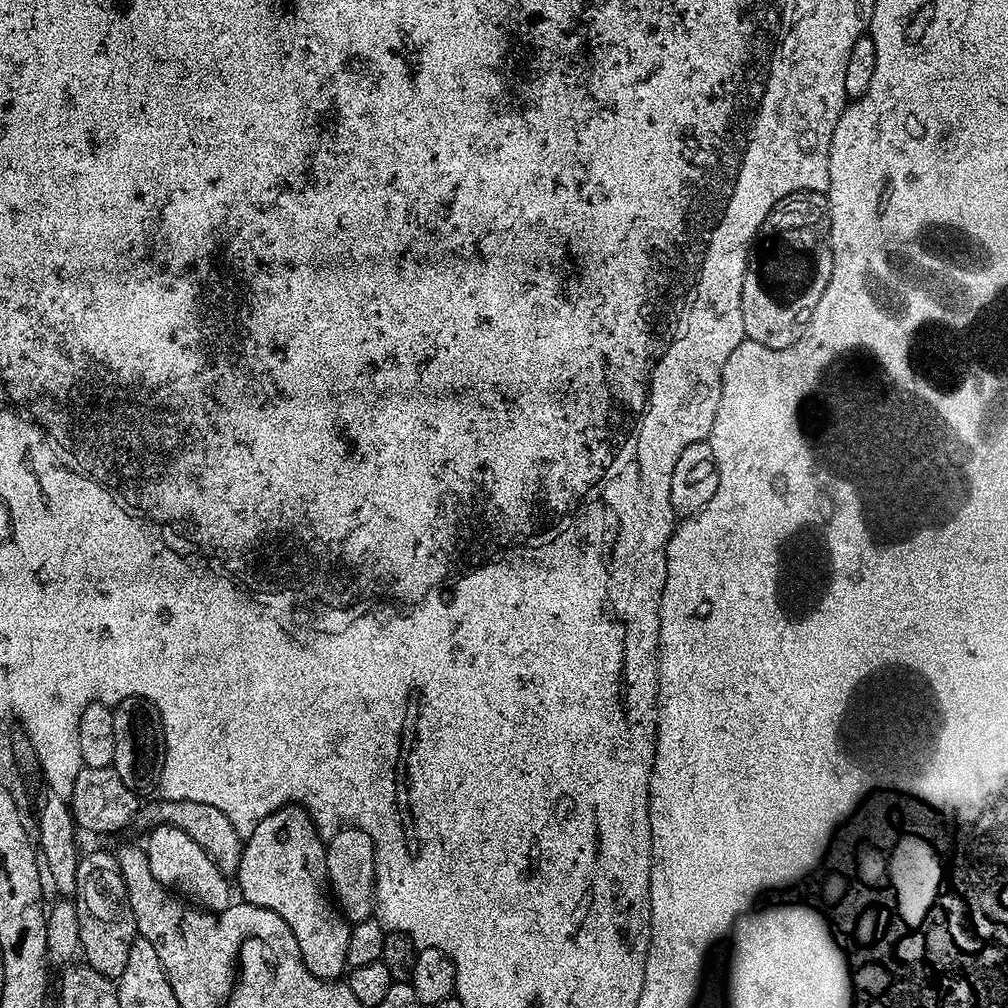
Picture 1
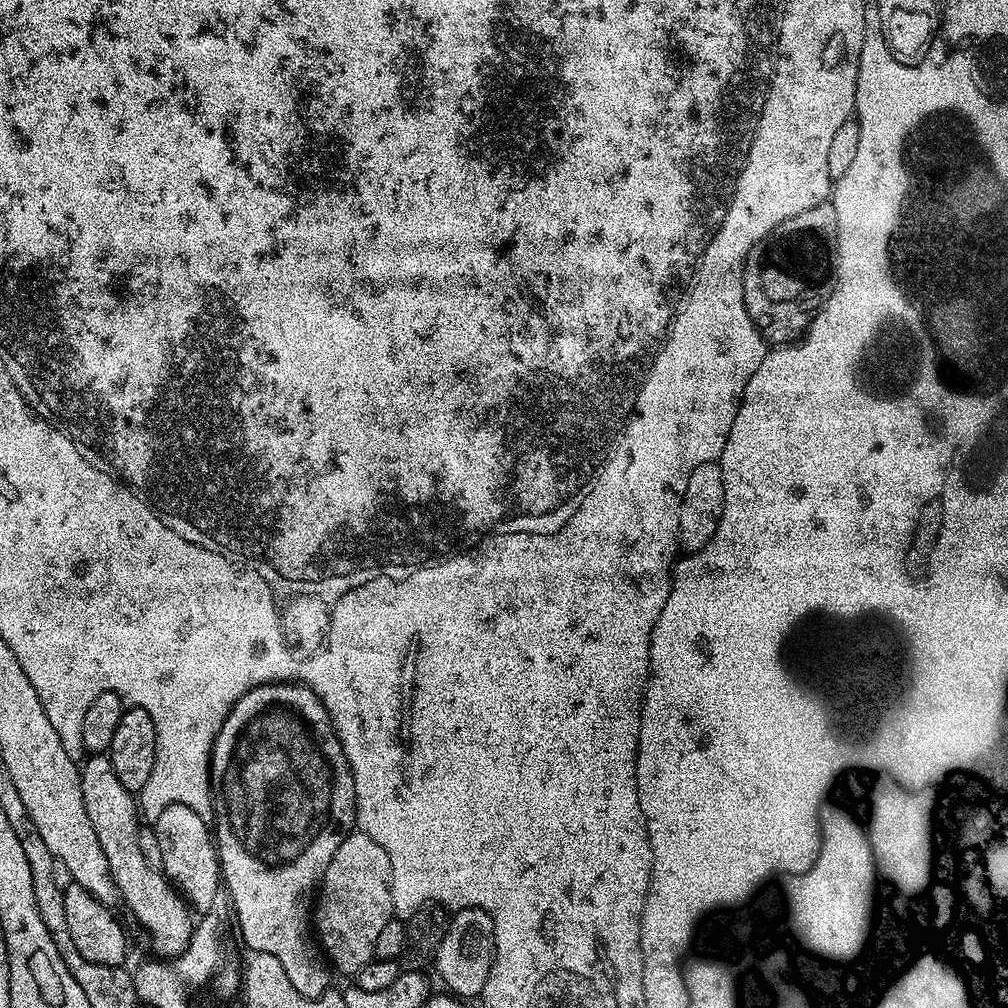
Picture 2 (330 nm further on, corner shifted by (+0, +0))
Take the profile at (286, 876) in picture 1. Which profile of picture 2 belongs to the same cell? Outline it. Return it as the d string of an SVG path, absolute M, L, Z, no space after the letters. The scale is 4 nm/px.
M281 682L279 684L263 684L252 688L242 698L238 698L236 705L228 711L228 717L222 722L218 734L212 743L212 759L210 761L210 791L214 817L214 839L216 853L220 859L220 878L226 889L230 901L231 911L236 912L236 924L240 927L240 936L248 947L249 953L261 952L274 954L278 962L282 962L282 970L290 977L290 986L298 990L306 998L316 1000L326 991L329 991L328 972L330 965L322 955L317 941L314 939L313 929L310 927L310 909L314 904L314 893L326 874L326 866L330 866L330 858L334 858L334 850L342 846L342 842L353 831L356 822L356 787L354 774L350 770L350 762L342 750L342 742L334 730L332 720L328 717L326 706L305 684L299 682Z

